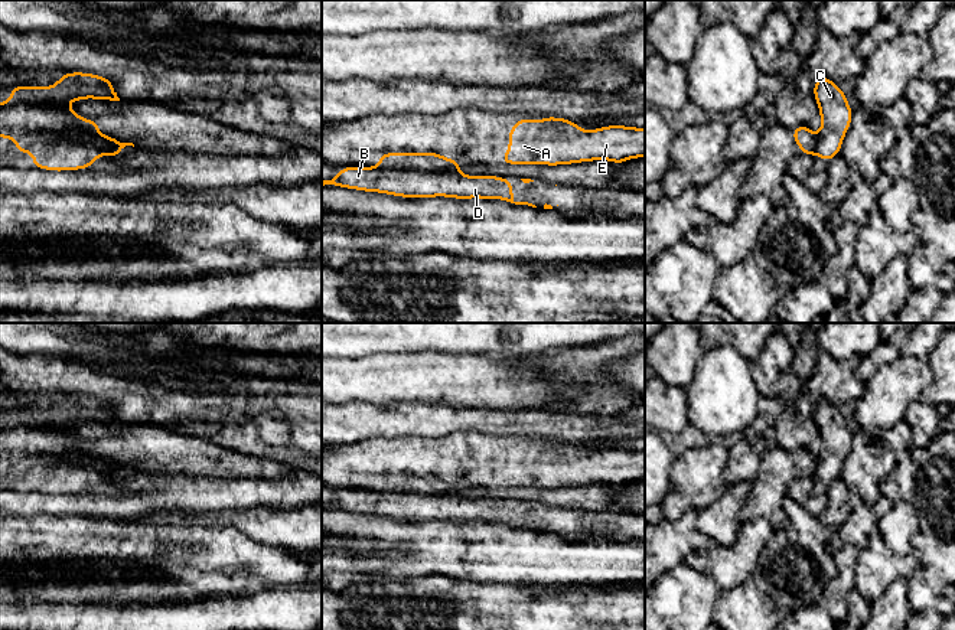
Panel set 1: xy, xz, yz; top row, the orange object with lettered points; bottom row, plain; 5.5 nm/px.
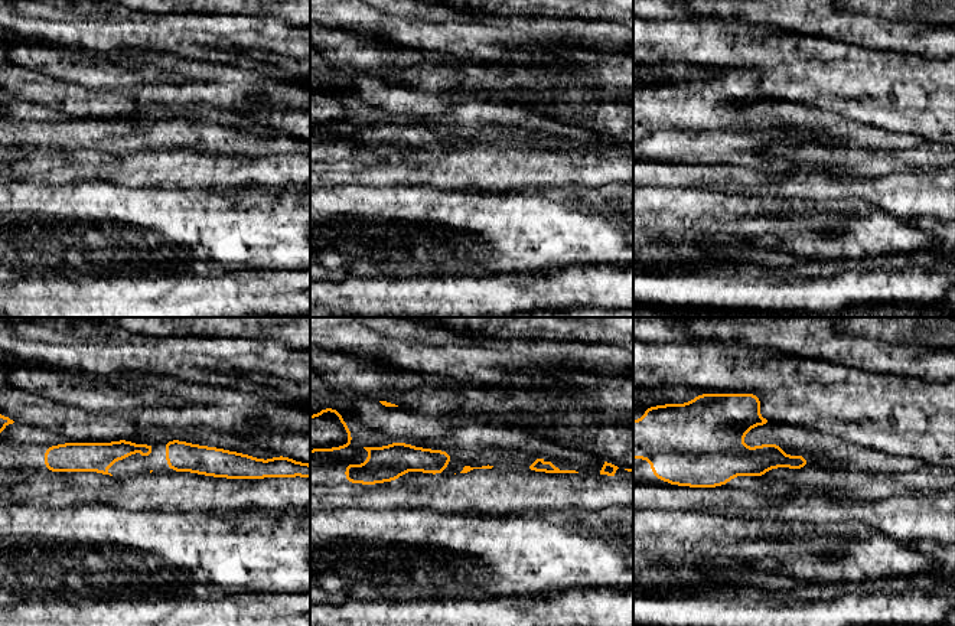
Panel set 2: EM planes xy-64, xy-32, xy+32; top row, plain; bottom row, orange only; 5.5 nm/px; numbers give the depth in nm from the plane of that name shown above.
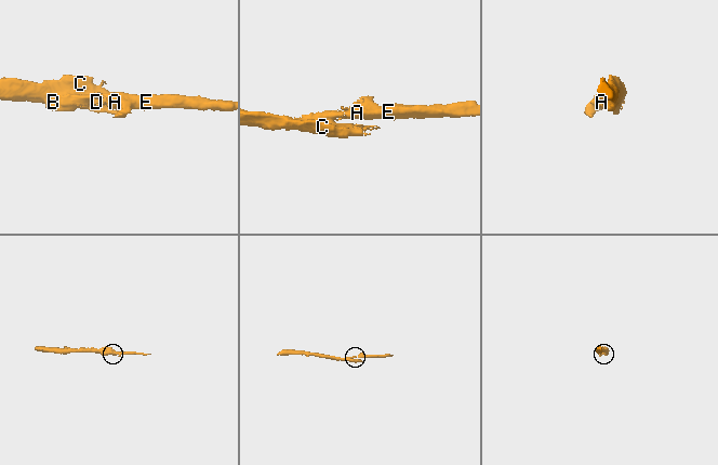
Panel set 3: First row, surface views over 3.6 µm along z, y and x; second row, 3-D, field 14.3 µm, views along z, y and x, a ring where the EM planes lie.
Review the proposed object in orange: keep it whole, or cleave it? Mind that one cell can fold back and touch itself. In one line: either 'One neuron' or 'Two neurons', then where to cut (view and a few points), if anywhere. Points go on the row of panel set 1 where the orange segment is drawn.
Two neurons. Split along xz (378, 166), (455, 170)

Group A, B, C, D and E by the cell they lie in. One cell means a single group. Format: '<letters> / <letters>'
A E / B C D

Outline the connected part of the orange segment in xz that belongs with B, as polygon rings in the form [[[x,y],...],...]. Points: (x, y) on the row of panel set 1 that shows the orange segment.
[[[340,167],[339,174],[335,179],[322,179],[322,187],[339,186],[364,192],[378,192],[394,195],[400,198],[454,198],[454,199],[501,199],[515,205],[528,205],[537,208],[528,202],[515,202],[512,193],[512,180],[502,179],[499,176],[466,176],[456,170],[402,170],[402,169],[382,169],[382,167]]]

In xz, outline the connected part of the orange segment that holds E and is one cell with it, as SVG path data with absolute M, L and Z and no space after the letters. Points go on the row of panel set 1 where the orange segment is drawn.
M544 117L542 120L532 121L518 118L515 127L508 130L509 150L501 157L502 164L573 164L593 160L610 160L620 164L630 159L645 157L645 128L626 127L626 125L606 125L596 130L581 130L574 121L557 117Z

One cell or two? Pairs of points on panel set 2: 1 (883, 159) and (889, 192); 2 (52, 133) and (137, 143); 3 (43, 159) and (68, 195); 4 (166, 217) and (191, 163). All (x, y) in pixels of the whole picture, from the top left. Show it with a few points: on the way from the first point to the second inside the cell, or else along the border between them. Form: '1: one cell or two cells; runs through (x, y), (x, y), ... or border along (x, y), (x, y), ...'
1: two cells; border along (919, 172), (893, 172), (876, 178), (853, 178)
2: one cell; runs through (74, 134), (116, 134)
3: two cells; border along (98, 179), (75, 181), (65, 185)
4: two cells; border along (146, 186), (215, 186)

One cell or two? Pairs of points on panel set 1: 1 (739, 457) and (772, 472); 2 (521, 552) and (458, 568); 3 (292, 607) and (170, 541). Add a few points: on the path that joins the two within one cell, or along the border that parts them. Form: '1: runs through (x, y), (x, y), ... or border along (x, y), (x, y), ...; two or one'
1: border along (762, 456), (759, 476), (750, 486); two
2: runs through (505, 554), (482, 554), (473, 562); one
3: border along (295, 587), (261, 590), (228, 599); two

